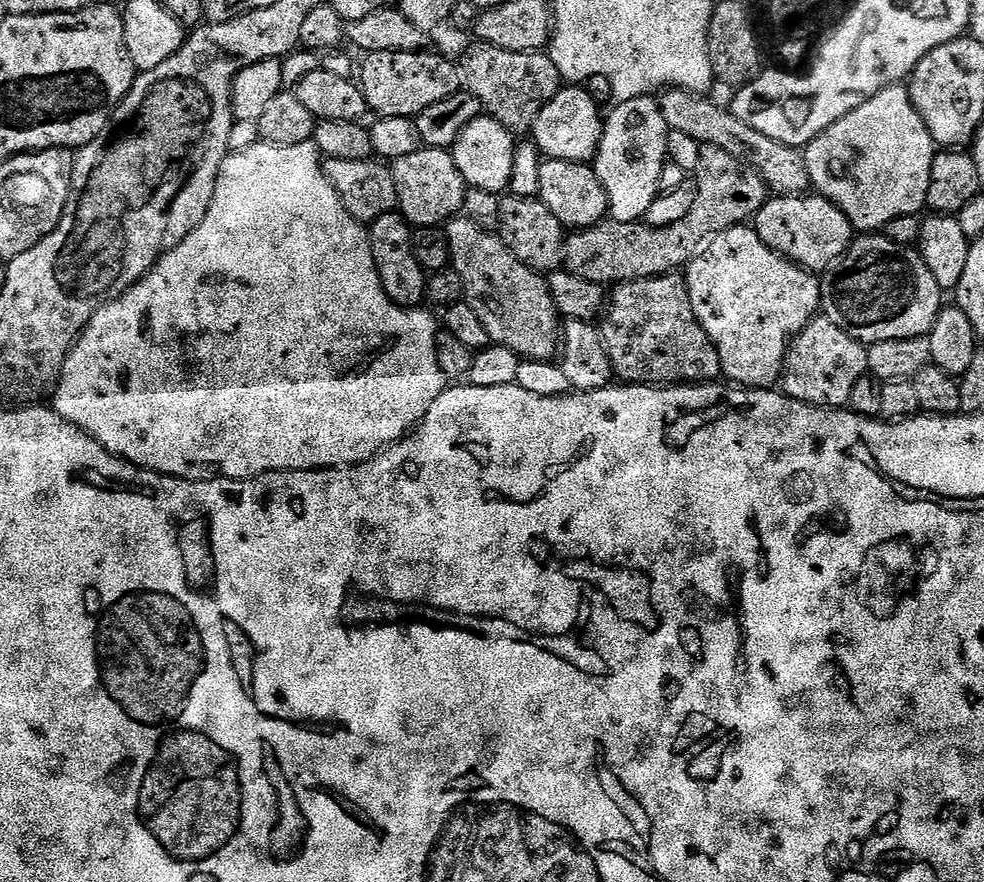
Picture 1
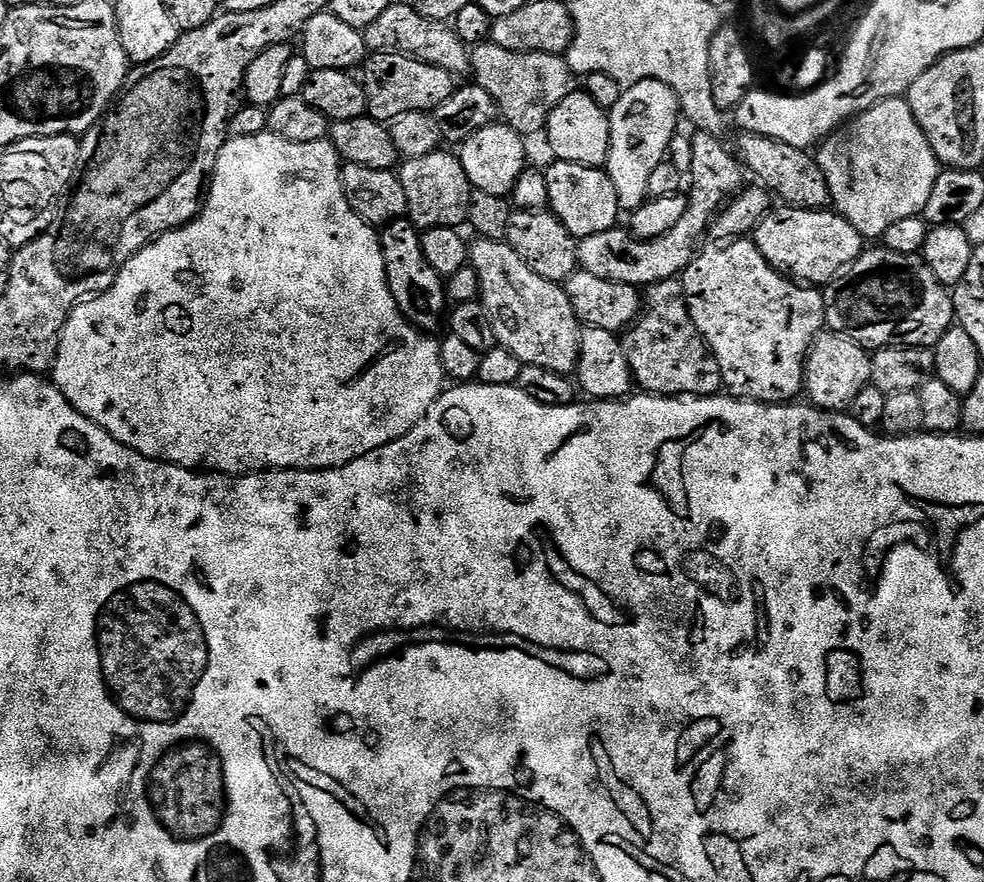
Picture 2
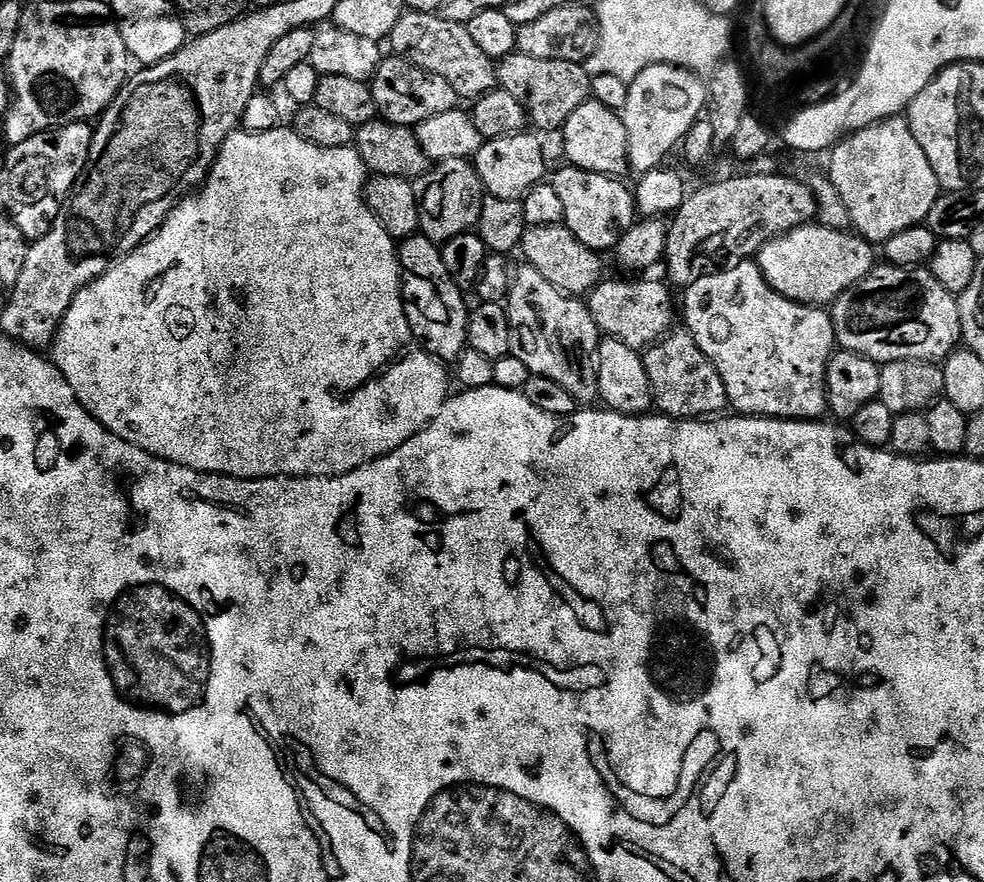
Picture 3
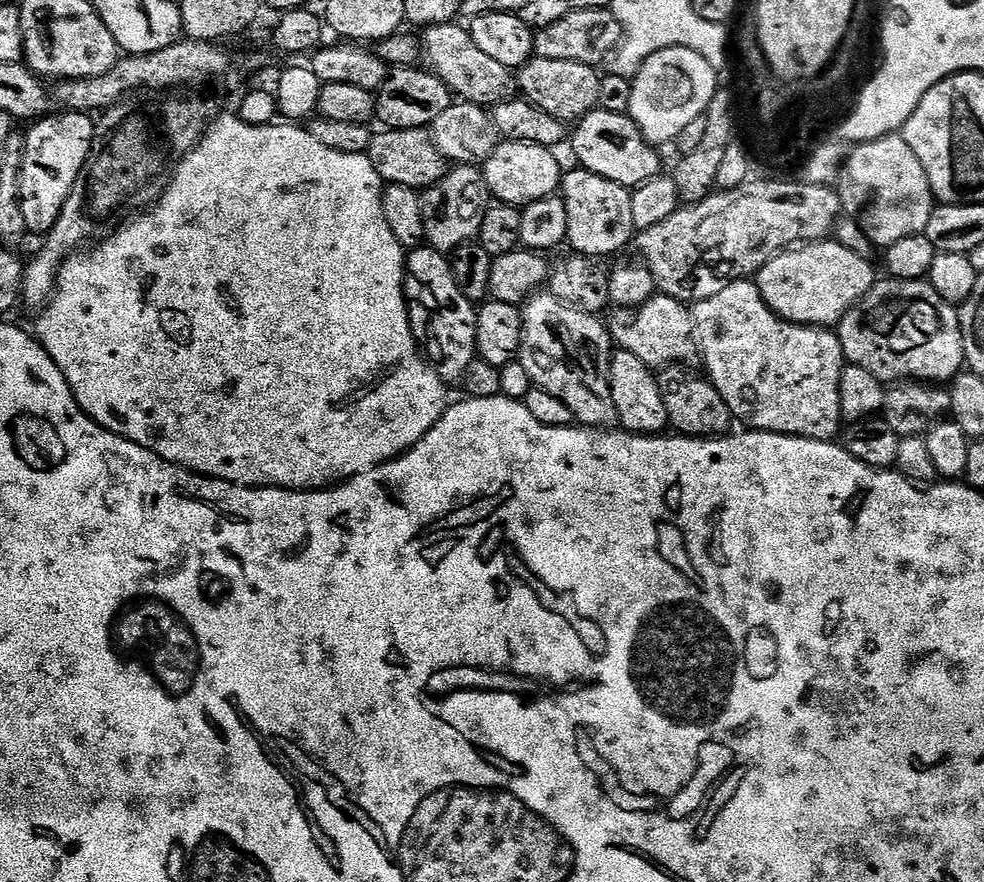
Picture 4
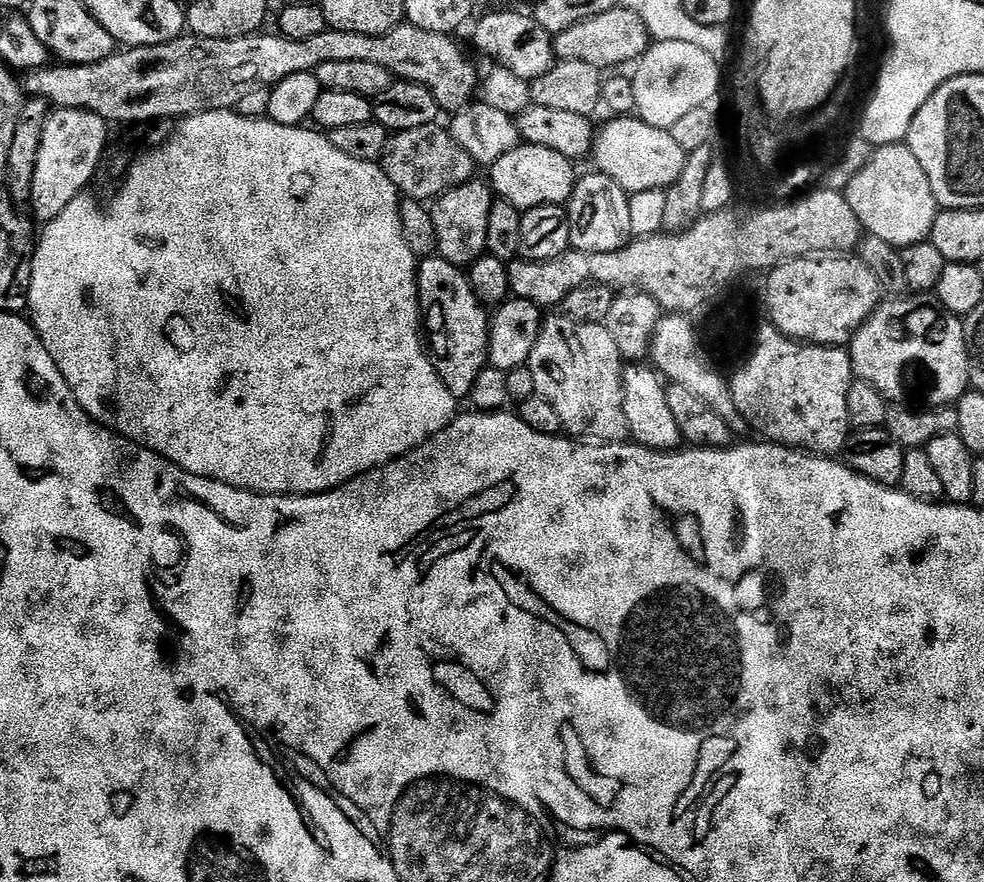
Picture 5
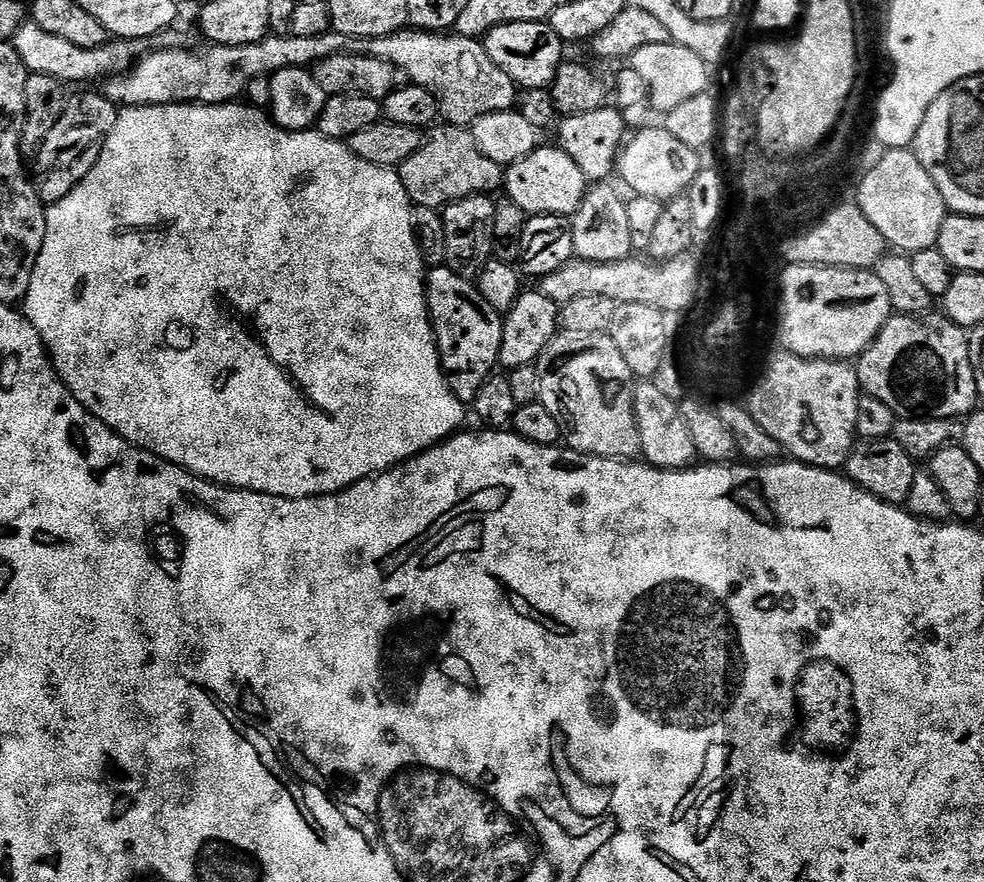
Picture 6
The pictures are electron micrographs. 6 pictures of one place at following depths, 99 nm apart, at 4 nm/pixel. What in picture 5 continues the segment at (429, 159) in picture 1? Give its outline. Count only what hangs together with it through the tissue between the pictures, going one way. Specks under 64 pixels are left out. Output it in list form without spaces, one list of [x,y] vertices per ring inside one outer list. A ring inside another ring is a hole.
[[[473,178],[464,184],[454,186],[444,192],[431,205],[430,211],[436,235],[436,252],[451,264],[472,265],[486,252],[486,230],[489,229],[490,210],[494,203],[494,193],[480,178]]]

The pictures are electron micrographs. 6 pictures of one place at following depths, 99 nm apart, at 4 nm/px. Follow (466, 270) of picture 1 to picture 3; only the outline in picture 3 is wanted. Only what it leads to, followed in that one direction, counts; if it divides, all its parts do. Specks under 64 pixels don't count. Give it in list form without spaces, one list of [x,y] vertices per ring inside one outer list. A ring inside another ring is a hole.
[[[521,266],[517,272],[515,269],[508,286],[506,311],[512,339],[511,355],[528,367],[532,376],[546,378],[568,392],[577,405],[595,405],[600,394],[596,355],[602,333],[587,303],[550,286],[538,270]]]

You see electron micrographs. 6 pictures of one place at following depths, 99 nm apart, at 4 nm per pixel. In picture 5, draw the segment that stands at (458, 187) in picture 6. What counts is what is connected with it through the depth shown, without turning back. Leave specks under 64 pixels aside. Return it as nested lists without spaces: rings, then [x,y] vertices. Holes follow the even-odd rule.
[[[439,123],[418,126],[414,130],[397,132],[391,137],[390,143],[382,157],[382,167],[385,174],[394,182],[394,186],[407,199],[421,202],[432,202],[444,192],[448,192],[454,186],[464,184],[477,175],[478,165],[474,158],[452,137],[447,127],[440,128]]]

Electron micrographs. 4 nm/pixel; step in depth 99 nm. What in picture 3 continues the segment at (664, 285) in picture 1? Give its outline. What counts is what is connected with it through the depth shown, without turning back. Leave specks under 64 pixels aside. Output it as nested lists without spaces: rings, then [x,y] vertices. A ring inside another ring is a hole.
[[[677,327],[663,340],[657,340],[643,353],[643,358],[657,413],[672,420],[703,420],[719,417],[723,413],[720,411],[728,408],[728,395],[718,370],[714,370],[706,354],[702,354],[687,327]]]

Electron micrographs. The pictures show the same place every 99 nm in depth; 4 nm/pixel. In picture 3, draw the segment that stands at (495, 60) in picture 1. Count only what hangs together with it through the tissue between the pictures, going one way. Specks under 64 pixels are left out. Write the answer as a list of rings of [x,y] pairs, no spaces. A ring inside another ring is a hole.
[[[515,51],[505,56],[495,65],[495,79],[499,87],[510,94],[524,108],[525,117],[536,128],[545,128],[552,132],[563,129],[566,118],[578,110],[593,95],[593,77],[589,76],[583,64],[574,62],[558,62],[550,58],[530,58],[526,54]]]

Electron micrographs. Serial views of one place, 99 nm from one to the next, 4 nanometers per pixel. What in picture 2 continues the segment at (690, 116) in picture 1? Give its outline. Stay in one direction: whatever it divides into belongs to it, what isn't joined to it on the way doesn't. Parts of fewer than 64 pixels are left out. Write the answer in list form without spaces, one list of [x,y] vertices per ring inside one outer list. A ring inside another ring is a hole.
[[[741,131],[740,141],[735,151],[749,173],[757,176],[759,183],[773,197],[781,196],[783,203],[800,209],[818,209],[823,211],[829,207],[831,196],[826,176],[815,157],[803,148],[795,148],[781,140],[775,140],[762,134]]]

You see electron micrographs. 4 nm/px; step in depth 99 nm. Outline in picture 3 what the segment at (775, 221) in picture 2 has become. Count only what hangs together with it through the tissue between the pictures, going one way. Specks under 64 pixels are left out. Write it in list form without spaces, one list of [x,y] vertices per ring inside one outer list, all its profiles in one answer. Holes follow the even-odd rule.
[[[805,222],[784,236],[775,236],[769,244],[763,244],[754,260],[759,264],[764,280],[778,296],[784,296],[796,304],[805,306],[831,306],[847,288],[853,288],[863,280],[877,263],[873,245],[863,236],[851,231],[824,228],[820,222]]]

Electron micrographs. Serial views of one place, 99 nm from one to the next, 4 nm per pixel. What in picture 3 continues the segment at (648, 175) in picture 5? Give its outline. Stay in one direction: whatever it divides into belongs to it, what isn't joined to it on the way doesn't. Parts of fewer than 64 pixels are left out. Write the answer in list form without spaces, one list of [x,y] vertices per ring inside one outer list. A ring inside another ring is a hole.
[[[589,98],[570,118],[566,118],[562,129],[564,135],[564,152],[568,155],[567,163],[574,168],[587,172],[597,172],[613,178],[623,177],[628,162],[628,135],[621,113],[612,111],[604,104],[603,99]]]

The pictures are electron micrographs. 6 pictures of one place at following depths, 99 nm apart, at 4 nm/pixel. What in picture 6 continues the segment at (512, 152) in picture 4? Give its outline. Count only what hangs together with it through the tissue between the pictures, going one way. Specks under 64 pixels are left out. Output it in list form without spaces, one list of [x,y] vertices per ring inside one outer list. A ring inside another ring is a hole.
[[[537,146],[526,158],[507,165],[502,185],[503,191],[507,199],[522,206],[522,210],[529,216],[554,214],[571,218],[582,206],[590,182],[584,177],[582,170],[578,170],[578,162],[574,162],[570,154],[566,154],[558,146],[544,147]]]

